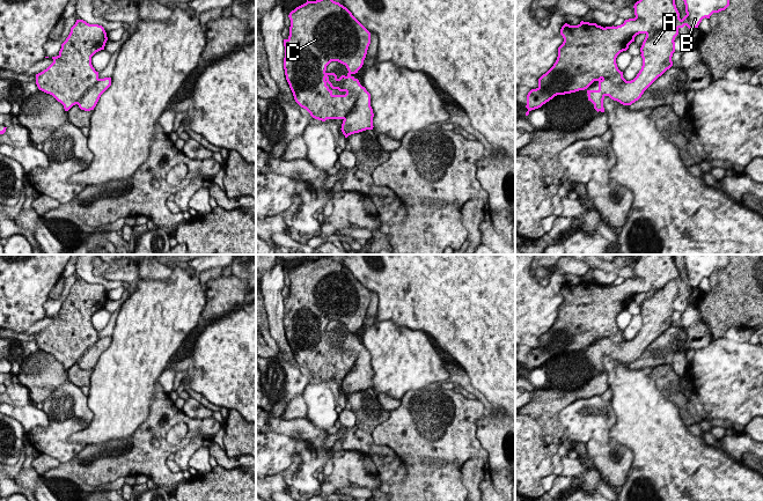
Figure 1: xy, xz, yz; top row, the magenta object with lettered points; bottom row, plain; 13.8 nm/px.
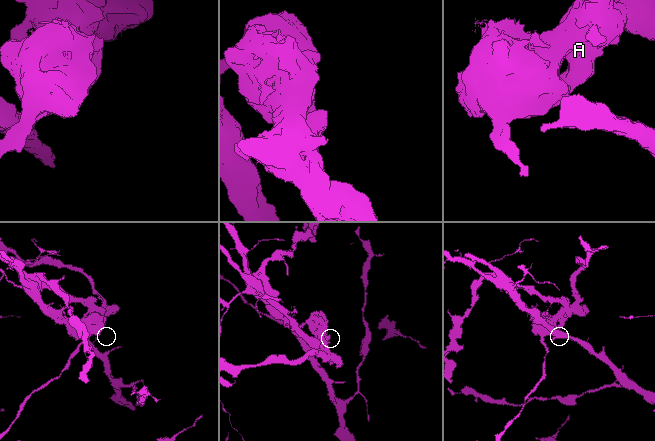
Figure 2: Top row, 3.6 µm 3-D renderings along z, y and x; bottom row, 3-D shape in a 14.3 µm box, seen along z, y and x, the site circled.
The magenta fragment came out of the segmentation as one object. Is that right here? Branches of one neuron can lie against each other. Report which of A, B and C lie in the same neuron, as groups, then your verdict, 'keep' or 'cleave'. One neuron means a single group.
groups A / B C; cleave

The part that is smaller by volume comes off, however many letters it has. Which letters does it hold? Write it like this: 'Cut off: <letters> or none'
Cut off: A

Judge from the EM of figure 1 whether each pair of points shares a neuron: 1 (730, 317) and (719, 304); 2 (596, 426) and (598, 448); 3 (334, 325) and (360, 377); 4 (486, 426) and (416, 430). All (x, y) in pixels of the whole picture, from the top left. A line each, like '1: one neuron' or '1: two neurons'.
1: one neuron
2: two neurons
3: one neuron
4: two neurons

